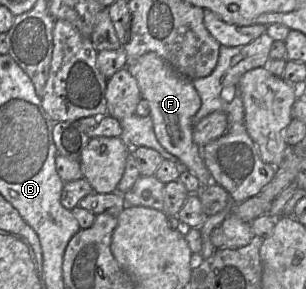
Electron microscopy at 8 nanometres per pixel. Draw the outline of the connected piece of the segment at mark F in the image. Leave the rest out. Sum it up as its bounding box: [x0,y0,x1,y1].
[128,52,211,189]

